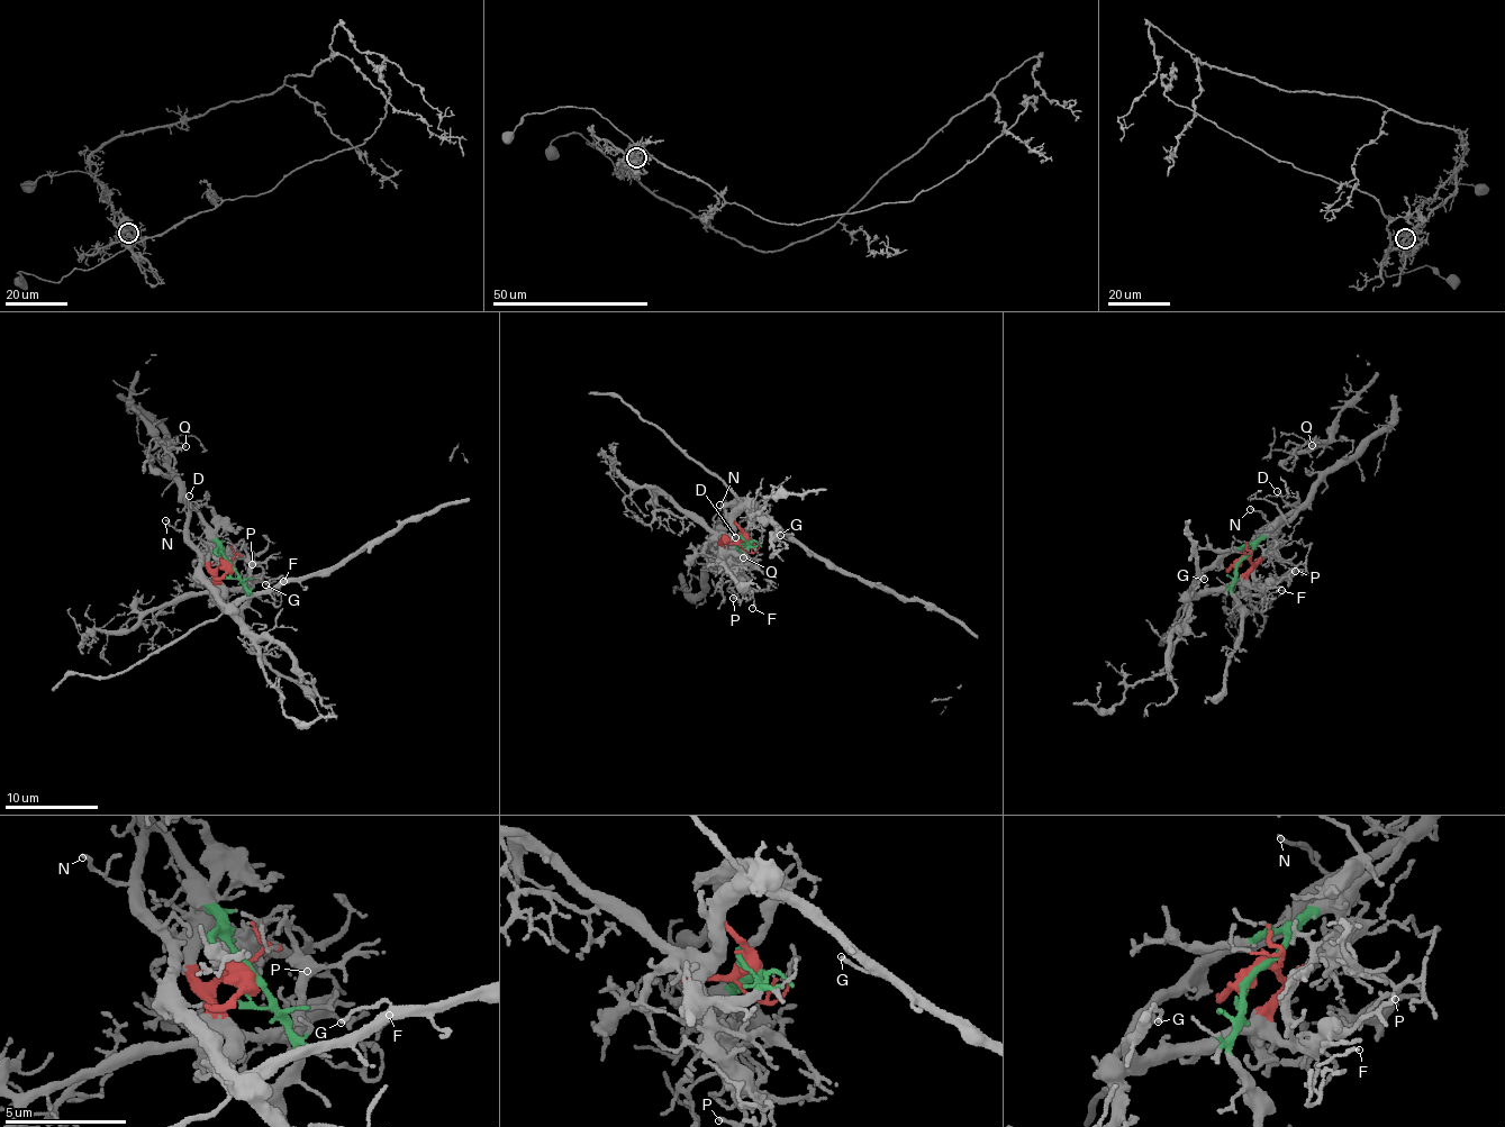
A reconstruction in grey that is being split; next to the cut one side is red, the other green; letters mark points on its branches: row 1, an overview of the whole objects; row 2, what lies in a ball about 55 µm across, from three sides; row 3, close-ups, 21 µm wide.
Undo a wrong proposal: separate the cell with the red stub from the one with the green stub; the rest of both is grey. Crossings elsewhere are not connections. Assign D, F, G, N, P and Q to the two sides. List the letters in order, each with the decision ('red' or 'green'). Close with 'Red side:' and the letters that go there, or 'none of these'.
D: green
F: red
G: red
N: green
P: red
Q: green
Red side: F, G, P

